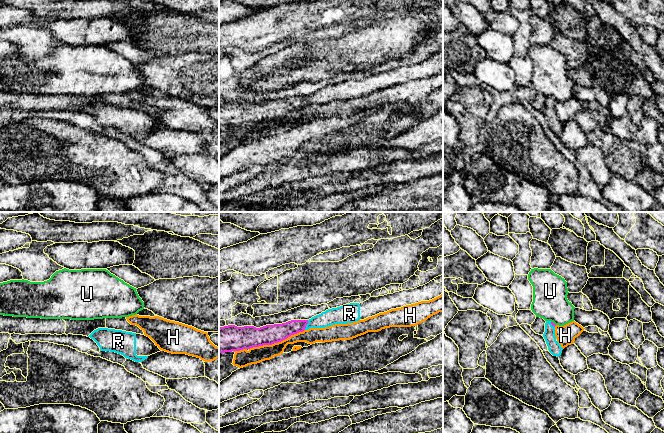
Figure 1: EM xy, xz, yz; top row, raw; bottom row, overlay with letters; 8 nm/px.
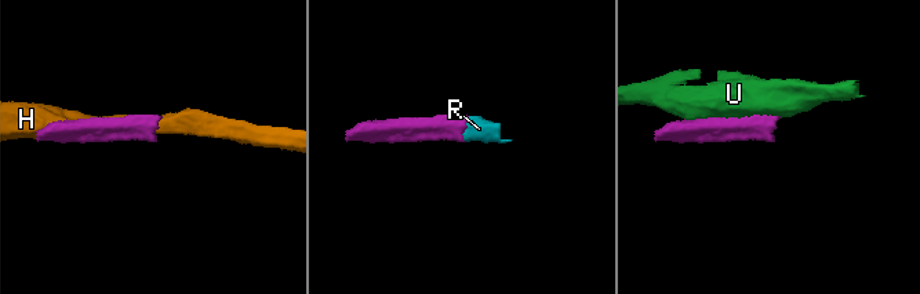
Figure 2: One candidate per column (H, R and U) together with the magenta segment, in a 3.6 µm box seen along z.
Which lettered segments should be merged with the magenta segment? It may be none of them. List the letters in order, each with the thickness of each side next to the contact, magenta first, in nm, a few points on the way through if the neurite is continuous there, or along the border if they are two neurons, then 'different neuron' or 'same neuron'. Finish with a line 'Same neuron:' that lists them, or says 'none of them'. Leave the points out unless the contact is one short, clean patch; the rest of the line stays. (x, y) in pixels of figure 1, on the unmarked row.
H: calibres 180 and 130 nm; different neuron
R: calibres 140 and 130 nm; way xz (278, 108), (306, 100), (333, 92); same neuron
U: calibres 20 and 280 nm; different neuron
Same neuron: R

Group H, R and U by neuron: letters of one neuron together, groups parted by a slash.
H / R / U

